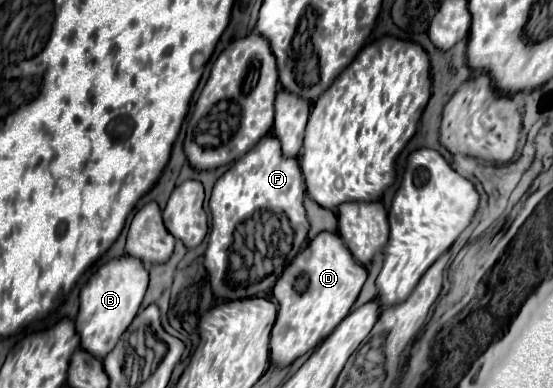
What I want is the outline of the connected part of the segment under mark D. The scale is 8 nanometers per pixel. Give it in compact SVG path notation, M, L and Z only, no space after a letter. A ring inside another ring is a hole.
M320 232L290 262L290 266L284 270L284 274L278 278L278 282L272 288L272 298L278 302L278 318L276 318L276 324L272 328L272 336L270 336L270 360L272 360L272 364L276 364L278 368L286 368L296 358L300 358L302 354L314 350L320 342L324 342L324 338L328 338L332 334L332 330L350 314L350 308L356 302L364 282L366 282L366 268L352 258L352 254L344 246L342 238L338 234L332 234L332 232ZM296 282L308 282L308 288L300 294L294 288Z

